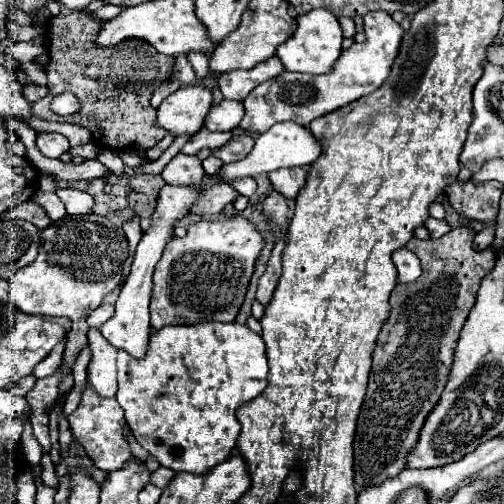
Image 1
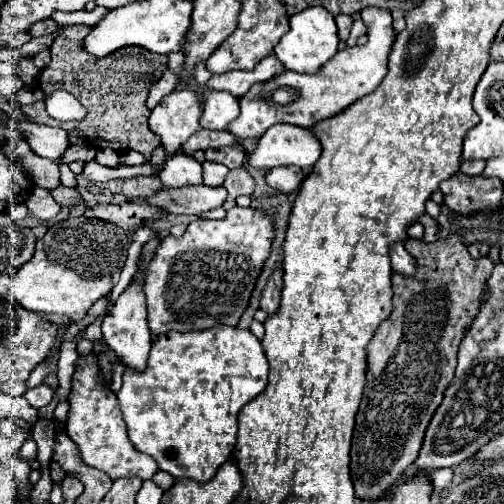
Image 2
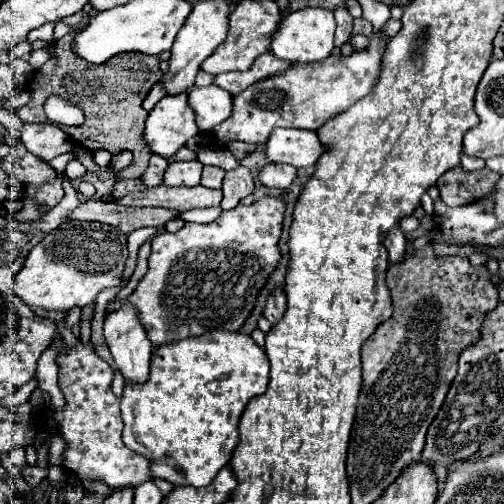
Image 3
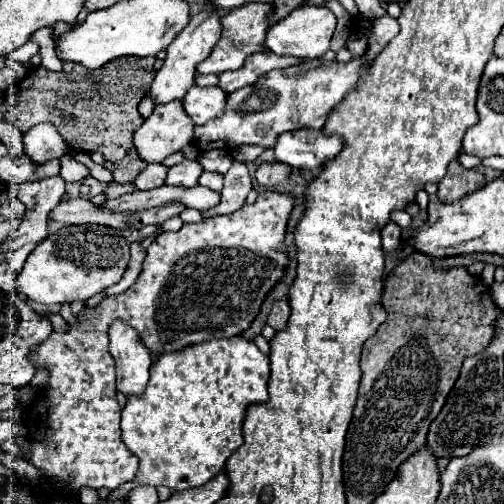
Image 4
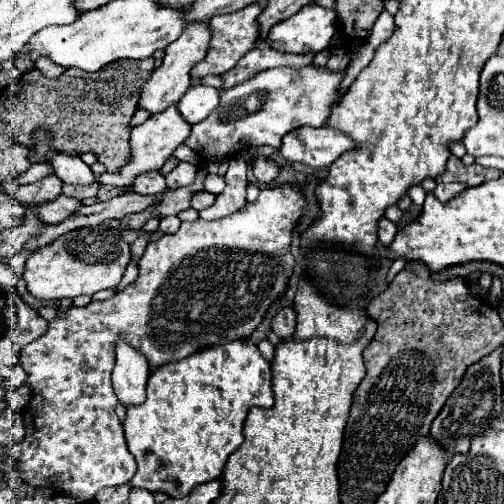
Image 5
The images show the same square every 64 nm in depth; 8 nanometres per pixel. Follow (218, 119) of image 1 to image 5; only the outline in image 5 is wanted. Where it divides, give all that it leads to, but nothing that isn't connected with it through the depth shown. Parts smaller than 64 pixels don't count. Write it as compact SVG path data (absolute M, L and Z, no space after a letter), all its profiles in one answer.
M194 82L188 92L182 96L182 100L178 102L180 114L190 122L190 124L198 124L204 118L208 118L220 104L220 90L212 88L212 86L202 86L198 82Z

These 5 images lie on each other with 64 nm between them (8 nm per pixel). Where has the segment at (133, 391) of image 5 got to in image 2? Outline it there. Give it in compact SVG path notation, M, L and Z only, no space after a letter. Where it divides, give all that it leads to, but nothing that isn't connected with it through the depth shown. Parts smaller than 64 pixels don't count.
M156 232L142 248L140 260L138 260L138 270L132 278L132 282L128 284L128 288L120 294L120 298L116 300L116 304L112 306L110 314L102 320L102 334L104 334L104 342L118 354L120 362L124 362L130 368L136 370L144 370L146 368L146 358L150 352L150 344L152 344L152 332L148 328L148 310L146 310L146 298L144 298L144 282L146 282L146 274L150 268L150 262L154 260L154 252L160 246L162 236Z

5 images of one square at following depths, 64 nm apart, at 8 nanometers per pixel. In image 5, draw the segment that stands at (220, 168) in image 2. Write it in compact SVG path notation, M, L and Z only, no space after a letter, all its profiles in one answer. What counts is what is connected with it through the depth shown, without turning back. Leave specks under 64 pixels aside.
M208 174L204 178L204 188L212 194L220 194L224 190L224 178L222 176L216 176L216 174Z

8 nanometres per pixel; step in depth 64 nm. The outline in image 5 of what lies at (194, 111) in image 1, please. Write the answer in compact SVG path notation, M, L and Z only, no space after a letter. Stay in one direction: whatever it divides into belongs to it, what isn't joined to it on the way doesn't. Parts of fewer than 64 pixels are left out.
M176 104L168 106L164 112L158 112L154 116L150 116L144 124L132 128L132 138L130 138L130 146L132 146L132 160L120 170L118 173L105 172L96 176L96 180L100 184L112 184L112 186L132 186L132 180L148 170L160 170L162 164L172 156L172 152L184 144L184 140L190 136L192 126L184 120L184 116L180 116Z

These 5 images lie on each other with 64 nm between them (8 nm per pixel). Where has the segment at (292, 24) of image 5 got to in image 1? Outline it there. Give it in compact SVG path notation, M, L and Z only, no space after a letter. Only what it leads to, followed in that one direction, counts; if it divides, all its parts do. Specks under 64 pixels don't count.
M318 8L318 10L312 10L304 16L298 16L296 22L298 22L296 32L284 44L280 44L278 50L276 50L284 68L288 72L308 72L308 74L332 72L334 64L340 58L342 42L344 42L338 18L332 16L332 12L328 12L324 8Z

